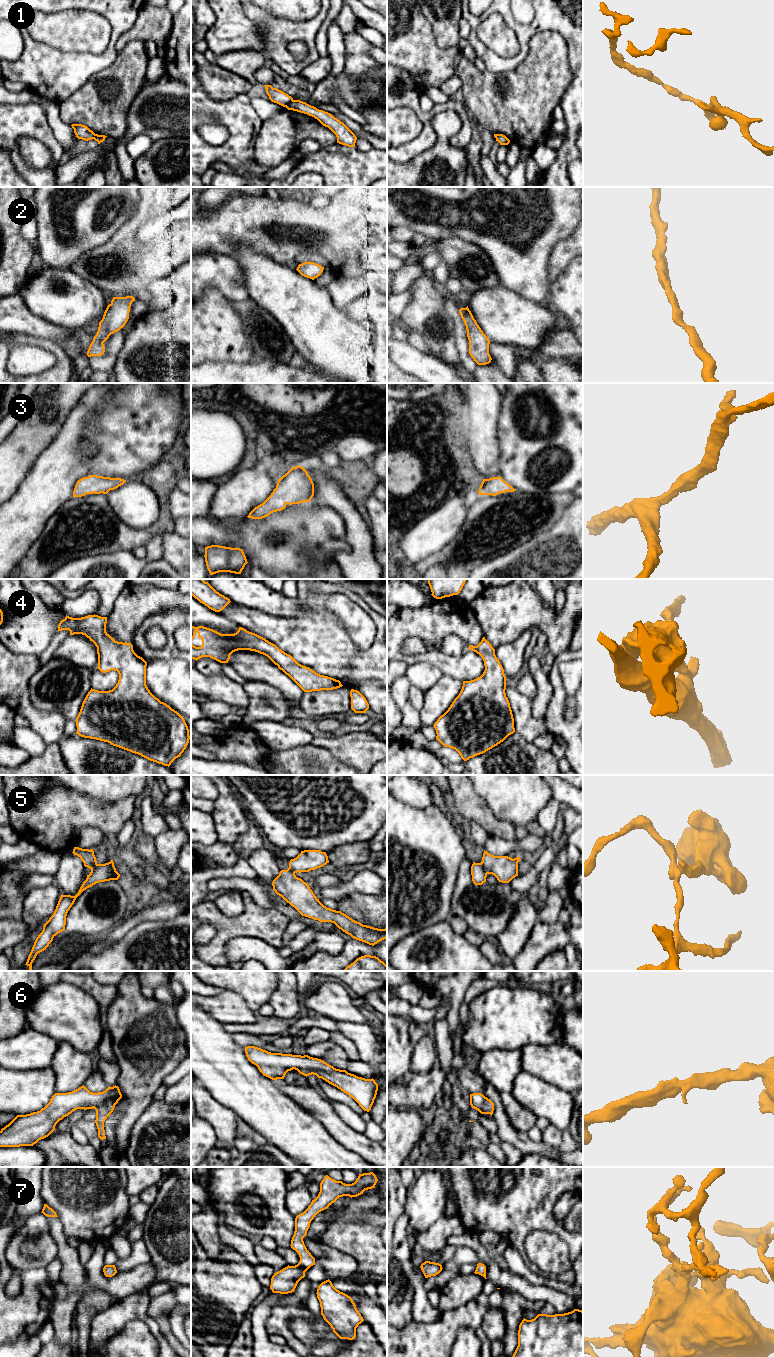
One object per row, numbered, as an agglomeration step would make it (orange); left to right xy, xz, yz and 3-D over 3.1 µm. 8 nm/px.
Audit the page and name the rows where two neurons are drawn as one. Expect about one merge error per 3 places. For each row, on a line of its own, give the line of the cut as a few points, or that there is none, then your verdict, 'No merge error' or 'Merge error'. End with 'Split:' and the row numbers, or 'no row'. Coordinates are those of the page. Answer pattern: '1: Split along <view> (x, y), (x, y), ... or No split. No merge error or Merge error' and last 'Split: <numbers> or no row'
1: Split along xz (292, 99), (285, 106). Merge error
2: No split. No merge error
3: No split. No merge error
4: No split. No merge error
5: Split along yz (480, 863), (487, 873). Merge error
6: No split. No merge error
7: No split. No merge error
Split: 1, 5

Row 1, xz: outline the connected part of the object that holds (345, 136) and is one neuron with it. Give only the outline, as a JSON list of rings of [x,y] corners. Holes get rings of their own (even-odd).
[[[292,100],[292,102],[288,104],[286,108],[288,110],[297,111],[314,117],[323,126],[328,127],[336,135],[337,143],[348,147],[355,147],[357,140],[355,134],[332,114],[319,110],[316,107],[300,100]]]

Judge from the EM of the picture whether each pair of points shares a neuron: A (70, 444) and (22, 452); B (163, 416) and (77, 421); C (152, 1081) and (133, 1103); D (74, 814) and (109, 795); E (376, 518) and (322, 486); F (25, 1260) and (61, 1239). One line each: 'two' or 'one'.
A: one
B: two
C: one
D: two
E: two
F: two

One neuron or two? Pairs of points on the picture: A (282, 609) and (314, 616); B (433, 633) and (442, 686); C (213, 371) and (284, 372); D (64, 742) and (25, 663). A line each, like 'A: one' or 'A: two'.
A: two
B: two
C: one
D: two

